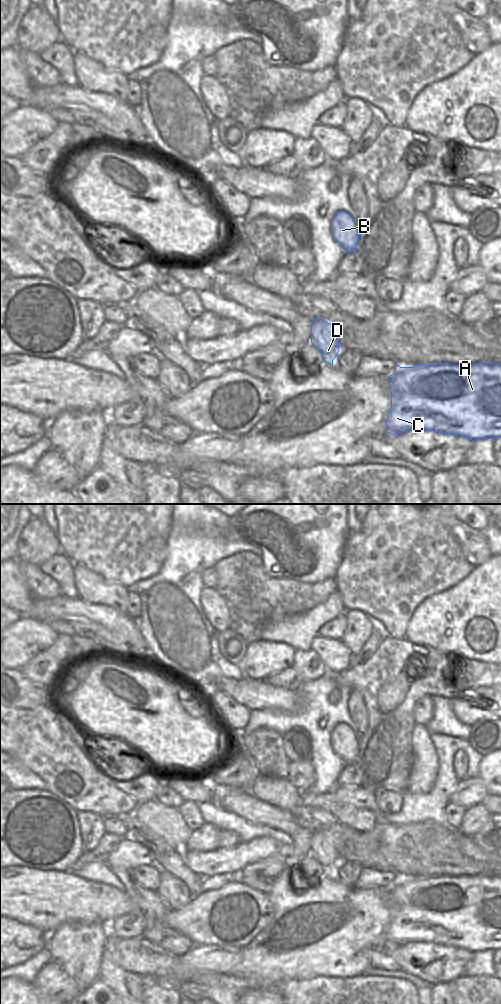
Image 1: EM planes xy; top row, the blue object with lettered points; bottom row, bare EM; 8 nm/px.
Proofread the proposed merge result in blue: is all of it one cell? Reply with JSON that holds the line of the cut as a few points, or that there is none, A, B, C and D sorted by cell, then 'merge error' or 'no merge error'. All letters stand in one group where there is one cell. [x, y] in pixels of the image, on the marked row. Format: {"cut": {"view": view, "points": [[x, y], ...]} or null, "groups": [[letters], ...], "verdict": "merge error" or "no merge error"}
{"cut": null, "groups": [["A", "B", "C", "D"]], "verdict": "no merge error"}

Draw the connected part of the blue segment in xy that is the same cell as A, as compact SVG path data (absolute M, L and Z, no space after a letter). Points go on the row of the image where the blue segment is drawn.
M476 363L474 365L415 365L400 367L395 364L395 372L387 377L391 392L391 408L385 422L387 433L392 436L410 429L424 429L450 435L460 435L472 441L501 437L501 365Z

